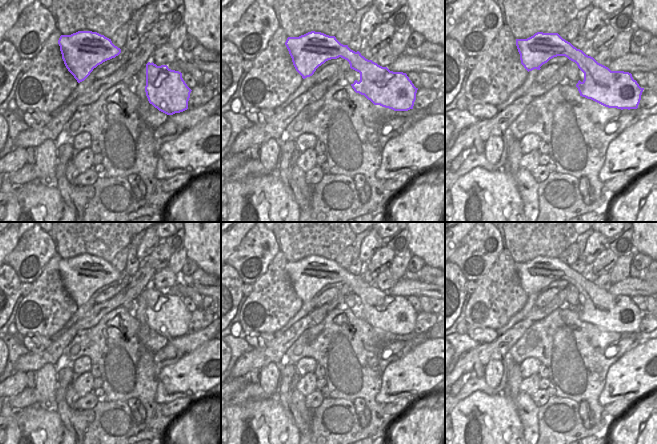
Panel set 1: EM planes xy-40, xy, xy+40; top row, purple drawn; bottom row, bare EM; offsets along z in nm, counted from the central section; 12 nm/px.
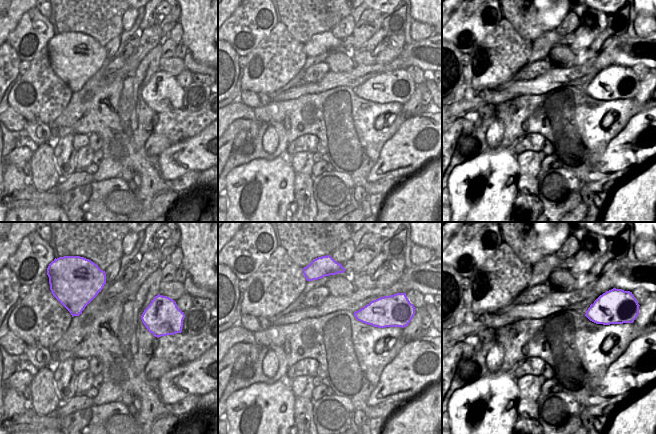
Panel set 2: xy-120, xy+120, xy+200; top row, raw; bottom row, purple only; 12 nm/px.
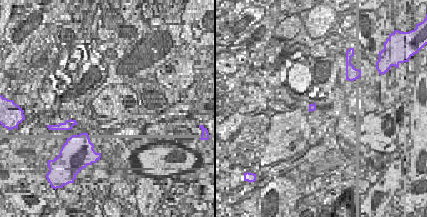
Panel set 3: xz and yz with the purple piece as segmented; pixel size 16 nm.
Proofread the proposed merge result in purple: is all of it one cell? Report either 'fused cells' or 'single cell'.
single cell

